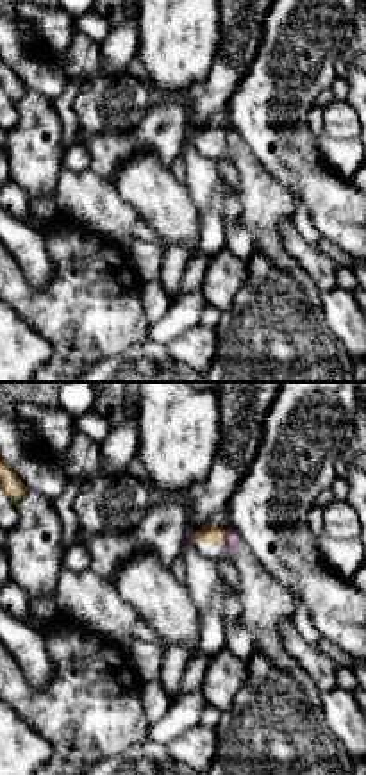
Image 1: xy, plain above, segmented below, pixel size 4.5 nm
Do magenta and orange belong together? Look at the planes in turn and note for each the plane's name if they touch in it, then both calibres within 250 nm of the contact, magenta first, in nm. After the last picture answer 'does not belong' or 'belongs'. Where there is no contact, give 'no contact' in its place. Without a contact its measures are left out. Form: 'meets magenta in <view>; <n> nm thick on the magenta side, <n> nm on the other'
meets magenta in xy; 50 nm thick on the magenta side, 80 nm on the other

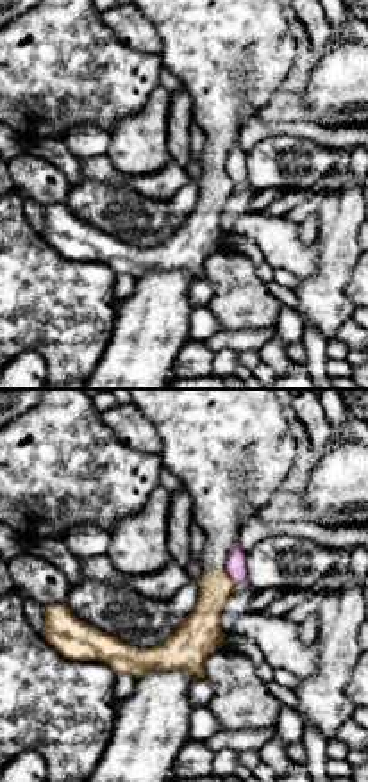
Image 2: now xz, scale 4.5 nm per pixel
meets magenta in xz; 100 nm thick on the magenta side, 150 nm on the other

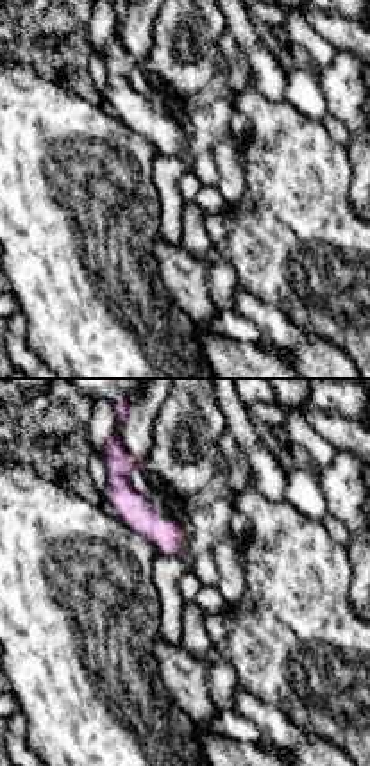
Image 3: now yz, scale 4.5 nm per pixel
meets magenta in yz; 150 nm thick on the magenta side, 30 nm on the other

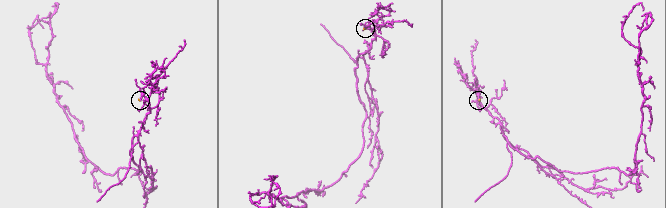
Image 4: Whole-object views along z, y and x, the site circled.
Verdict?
does not belong

